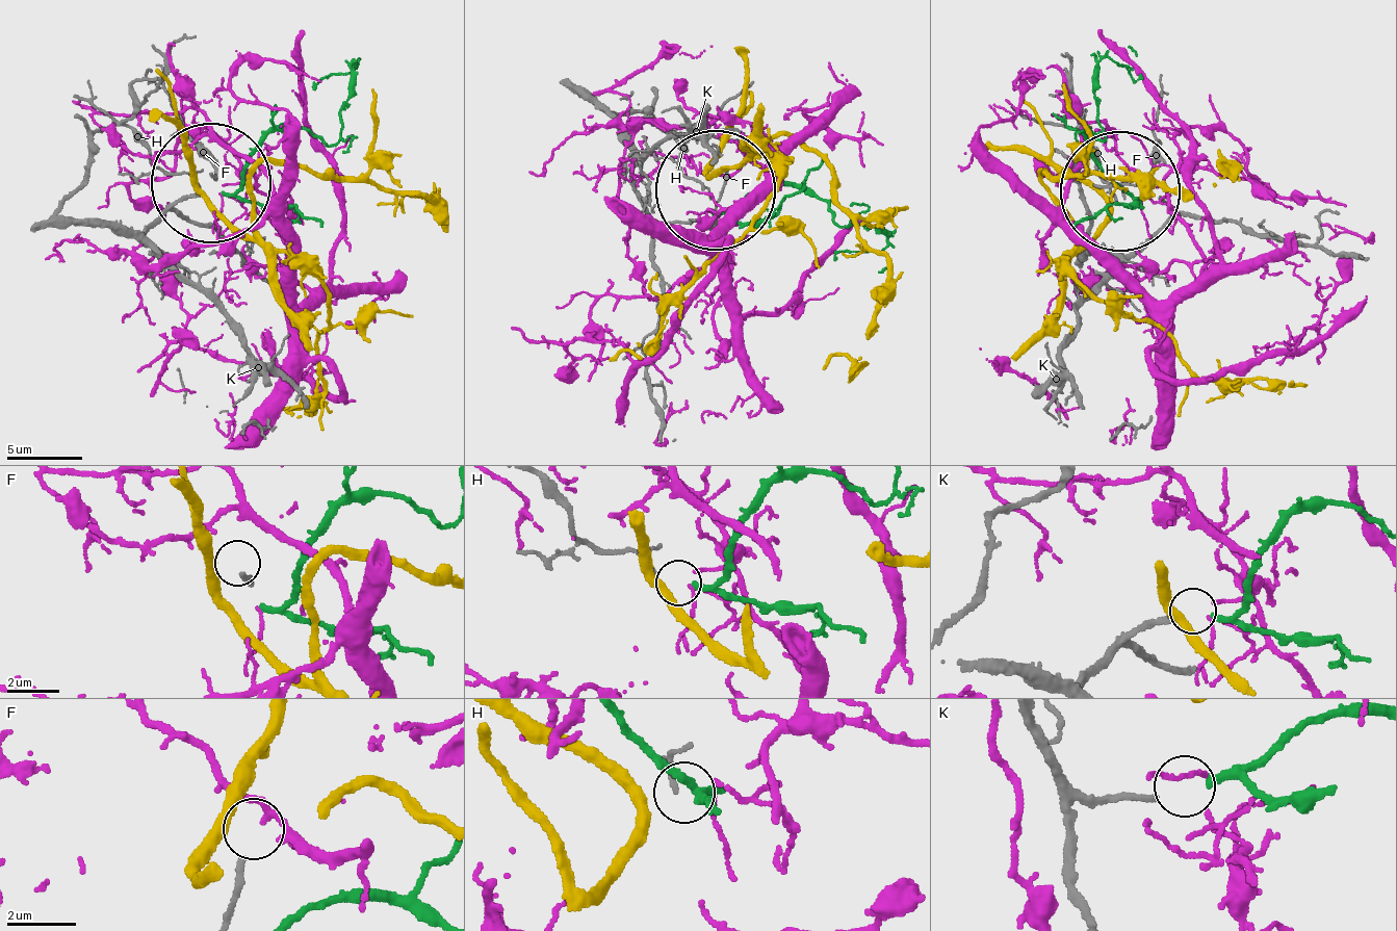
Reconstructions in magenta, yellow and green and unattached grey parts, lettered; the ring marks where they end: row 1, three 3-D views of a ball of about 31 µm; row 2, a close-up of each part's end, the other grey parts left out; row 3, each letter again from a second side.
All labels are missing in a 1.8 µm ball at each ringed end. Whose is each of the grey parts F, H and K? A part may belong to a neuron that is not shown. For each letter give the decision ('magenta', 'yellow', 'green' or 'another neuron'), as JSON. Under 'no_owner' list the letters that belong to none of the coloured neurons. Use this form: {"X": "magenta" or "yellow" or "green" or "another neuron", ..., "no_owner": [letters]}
{"F": "another neuron", "H": "another neuron", "K": "green", "no_owner": ["F", "H"]}

